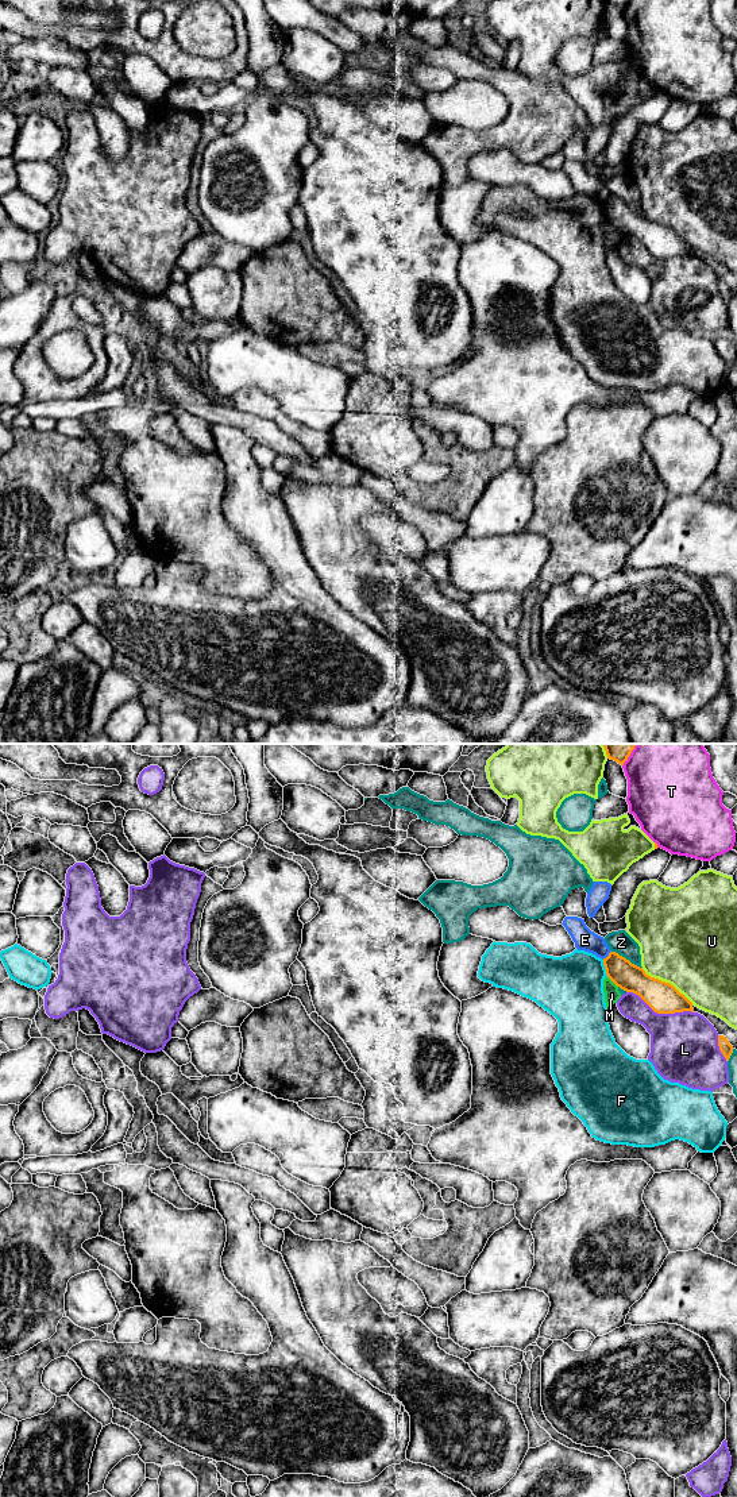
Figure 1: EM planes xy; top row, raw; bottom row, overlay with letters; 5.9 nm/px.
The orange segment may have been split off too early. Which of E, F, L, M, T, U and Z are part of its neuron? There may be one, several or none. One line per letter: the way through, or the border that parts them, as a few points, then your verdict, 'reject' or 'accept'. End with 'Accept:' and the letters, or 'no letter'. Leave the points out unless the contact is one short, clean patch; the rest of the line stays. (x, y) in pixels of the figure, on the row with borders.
E: along xy (610, 950), (602, 959) | reject
F: reject
L: reject
M: reject
T: reject
U: reject
Z: reject
Accept: no letter

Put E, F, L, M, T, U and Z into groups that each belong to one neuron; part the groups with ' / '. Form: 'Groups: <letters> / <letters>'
Groups: E / F / L / M / T / U / Z

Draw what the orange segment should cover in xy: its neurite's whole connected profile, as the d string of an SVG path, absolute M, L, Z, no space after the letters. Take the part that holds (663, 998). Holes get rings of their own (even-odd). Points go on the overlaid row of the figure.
M616 952L603 958L607 977L621 989L638 995L655 1012L694 1012L692 1003L672 984L651 977Z

